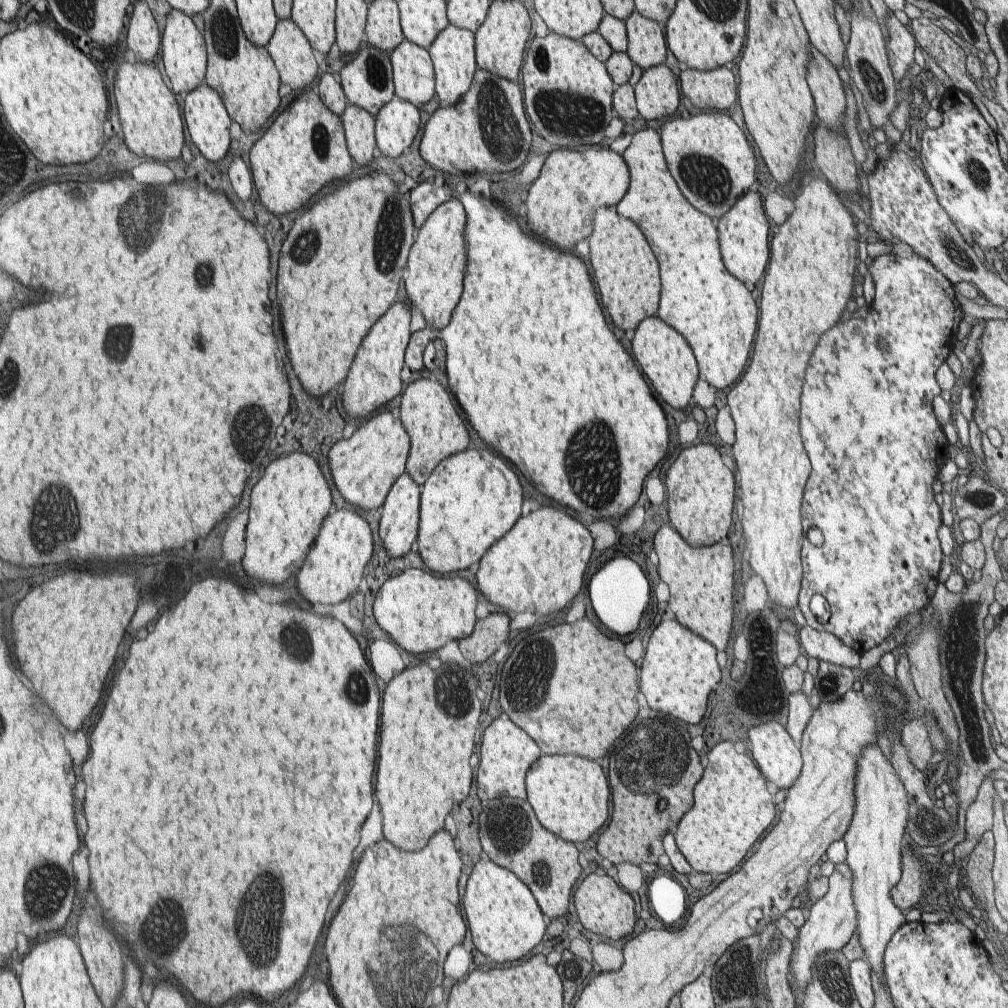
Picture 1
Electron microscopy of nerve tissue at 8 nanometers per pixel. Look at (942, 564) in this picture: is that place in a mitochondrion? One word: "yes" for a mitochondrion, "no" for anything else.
no

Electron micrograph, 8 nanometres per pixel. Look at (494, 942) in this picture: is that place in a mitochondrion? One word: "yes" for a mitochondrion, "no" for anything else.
no

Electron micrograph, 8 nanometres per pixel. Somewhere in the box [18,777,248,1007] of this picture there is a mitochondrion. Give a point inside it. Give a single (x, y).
(43, 905)

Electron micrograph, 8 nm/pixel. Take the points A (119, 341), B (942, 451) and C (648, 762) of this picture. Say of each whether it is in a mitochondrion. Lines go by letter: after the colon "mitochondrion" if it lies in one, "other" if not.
A: mitochondrion
B: other
C: mitochondrion

